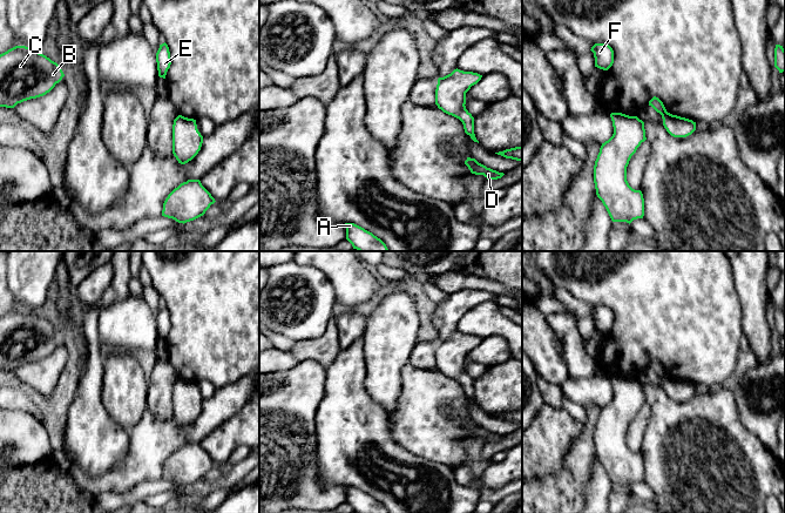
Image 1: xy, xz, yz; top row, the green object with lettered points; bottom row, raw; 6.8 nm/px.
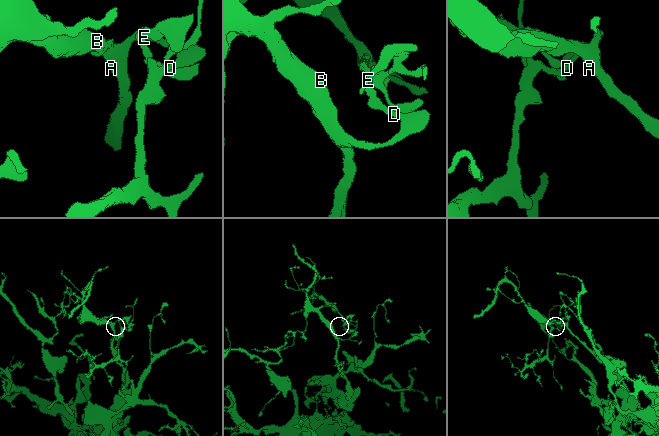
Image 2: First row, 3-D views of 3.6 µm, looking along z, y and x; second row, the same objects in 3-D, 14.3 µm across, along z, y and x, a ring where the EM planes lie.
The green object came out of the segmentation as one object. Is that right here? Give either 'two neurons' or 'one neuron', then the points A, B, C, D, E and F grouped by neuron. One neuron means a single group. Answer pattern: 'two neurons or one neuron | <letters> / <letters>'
two neurons | A B C D E / F

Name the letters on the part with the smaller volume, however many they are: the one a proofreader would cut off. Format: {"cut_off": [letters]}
{"cut_off": ["F"]}

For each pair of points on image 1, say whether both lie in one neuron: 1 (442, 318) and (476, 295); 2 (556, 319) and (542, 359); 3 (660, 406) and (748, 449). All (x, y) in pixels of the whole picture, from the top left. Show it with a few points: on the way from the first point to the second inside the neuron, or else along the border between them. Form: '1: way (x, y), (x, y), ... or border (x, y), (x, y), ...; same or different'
1: way (451, 310), (468, 298); same
2: border (545, 315), (563, 356); different
3: way (682, 413), (708, 416), (726, 426); same

